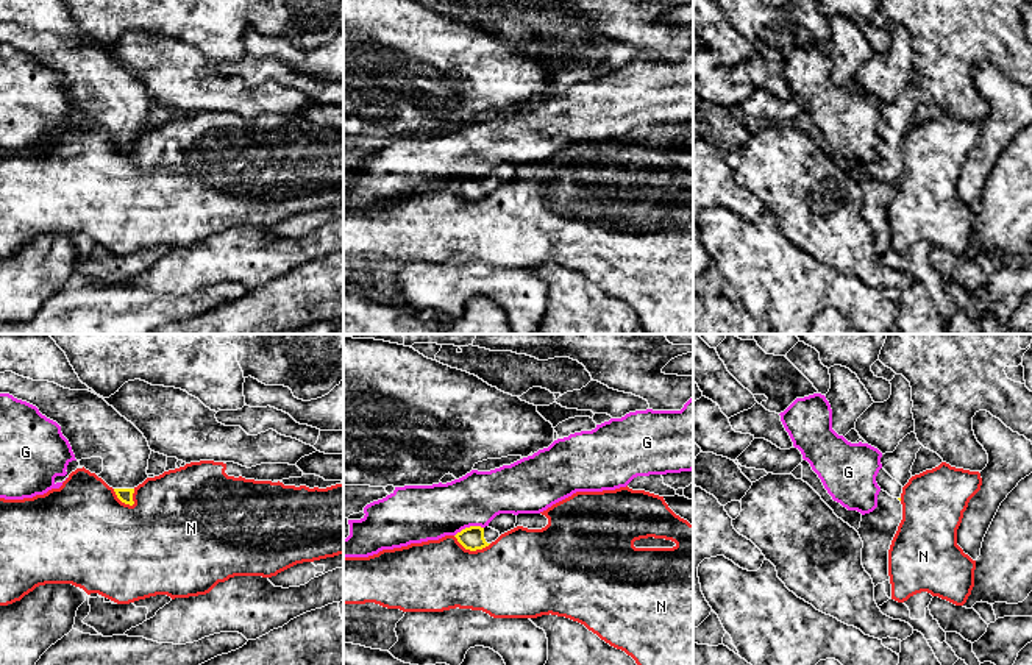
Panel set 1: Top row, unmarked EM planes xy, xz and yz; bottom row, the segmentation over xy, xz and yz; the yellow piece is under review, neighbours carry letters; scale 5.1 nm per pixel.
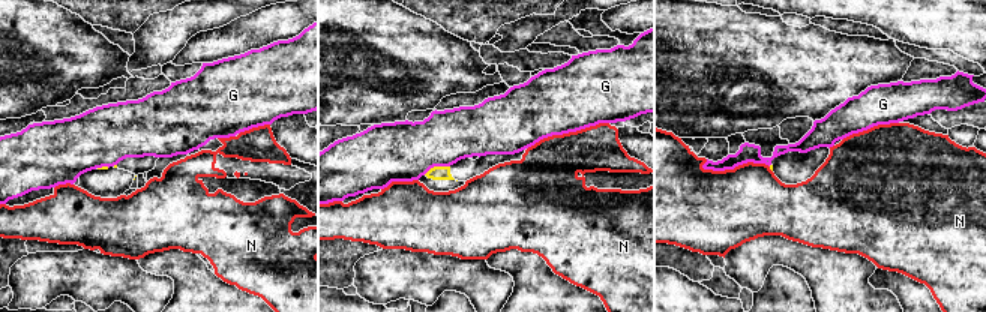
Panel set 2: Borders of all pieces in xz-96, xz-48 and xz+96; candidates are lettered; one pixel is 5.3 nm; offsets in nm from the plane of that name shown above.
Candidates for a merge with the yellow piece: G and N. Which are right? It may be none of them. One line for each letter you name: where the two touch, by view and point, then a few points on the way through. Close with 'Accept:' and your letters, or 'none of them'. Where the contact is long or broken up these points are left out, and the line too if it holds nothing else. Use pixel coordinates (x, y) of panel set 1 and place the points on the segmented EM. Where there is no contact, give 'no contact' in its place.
Accept: none of them

